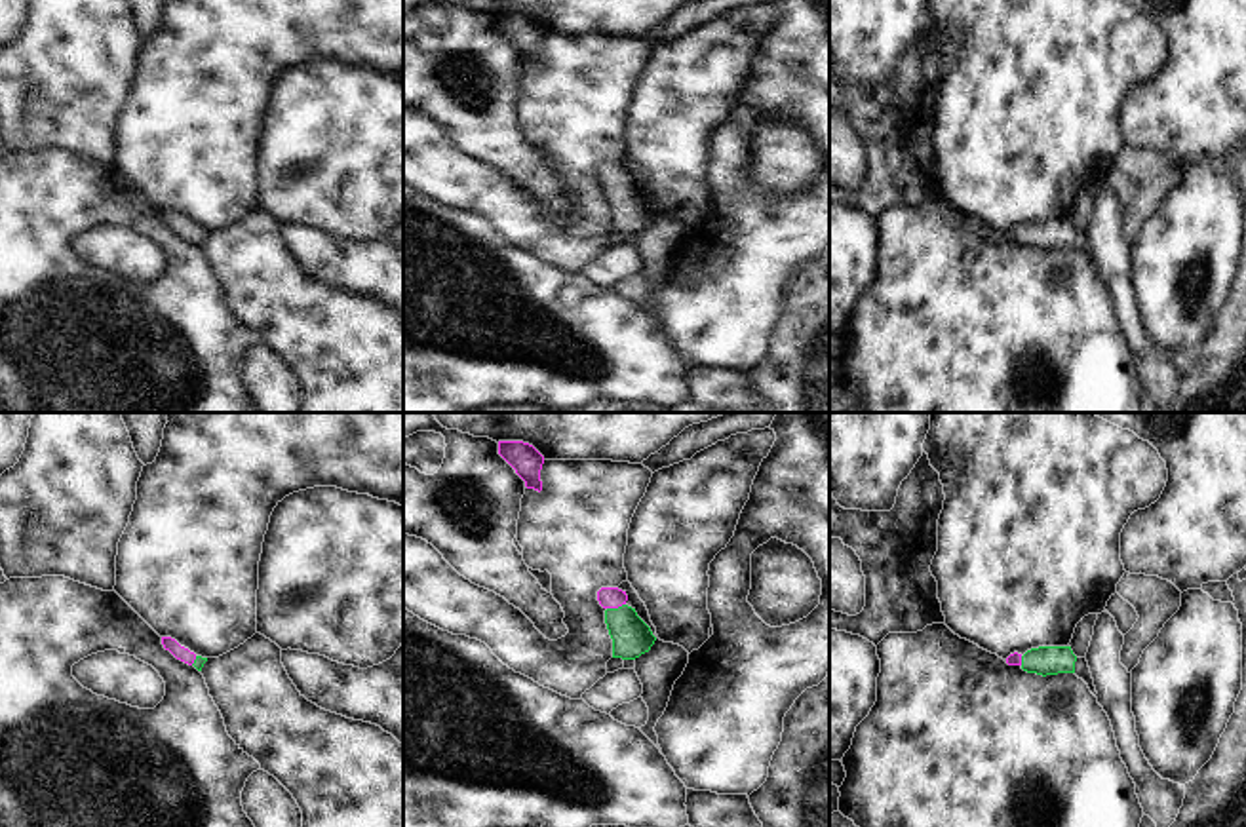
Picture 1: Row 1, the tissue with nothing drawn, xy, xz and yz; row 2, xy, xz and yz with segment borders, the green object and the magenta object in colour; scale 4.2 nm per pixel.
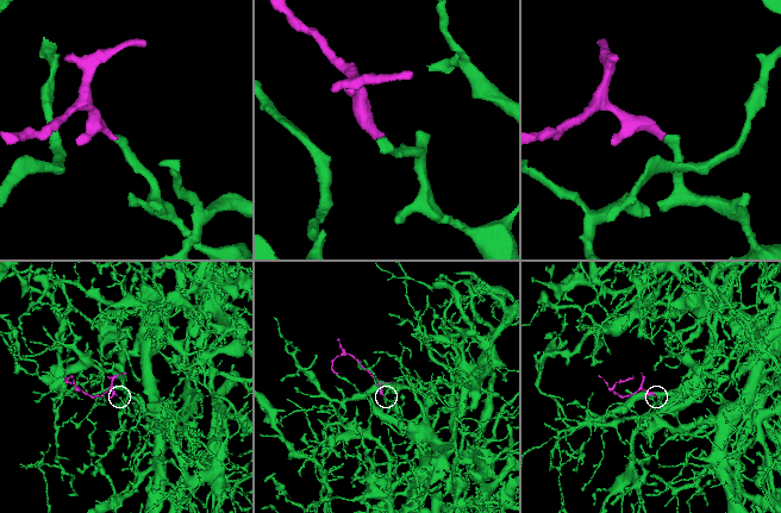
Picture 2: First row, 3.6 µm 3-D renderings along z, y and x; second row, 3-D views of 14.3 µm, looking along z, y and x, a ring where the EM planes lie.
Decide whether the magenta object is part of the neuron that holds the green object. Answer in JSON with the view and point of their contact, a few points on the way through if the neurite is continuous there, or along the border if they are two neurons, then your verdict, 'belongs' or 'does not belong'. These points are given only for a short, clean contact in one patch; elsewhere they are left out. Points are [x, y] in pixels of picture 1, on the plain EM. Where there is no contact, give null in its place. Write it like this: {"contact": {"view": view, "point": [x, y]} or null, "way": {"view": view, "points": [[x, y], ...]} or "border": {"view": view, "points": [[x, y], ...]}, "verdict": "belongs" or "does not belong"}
{"contact": {"view": "xz", "point": [615, 183]}, "way": {"view": "xz", "points": [[632, 211], [615, 183], [609, 172]]}, "verdict": "belongs"}

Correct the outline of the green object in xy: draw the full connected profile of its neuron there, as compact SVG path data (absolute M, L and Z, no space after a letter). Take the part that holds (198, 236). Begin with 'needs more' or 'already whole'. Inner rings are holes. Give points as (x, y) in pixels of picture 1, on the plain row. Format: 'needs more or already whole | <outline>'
needs more | M162 211L162 219L165 224L169 224L177 234L194 240L198 245L202 245L204 238L207 232L196 230L188 222L181 221L175 213L171 211Z

